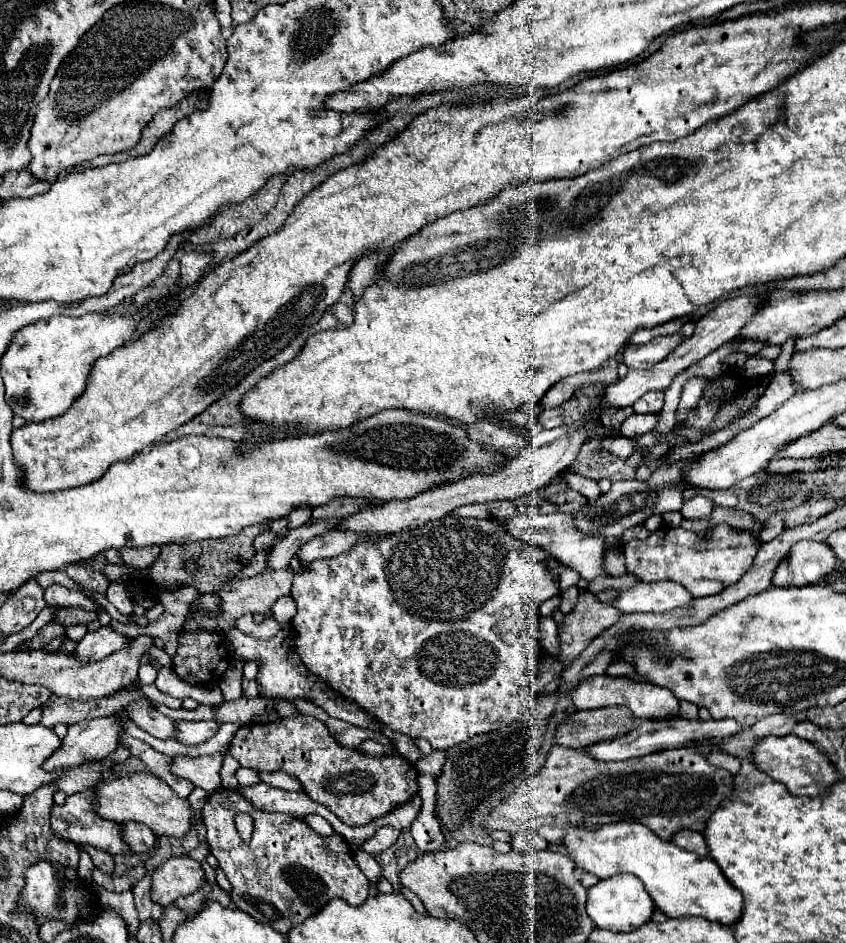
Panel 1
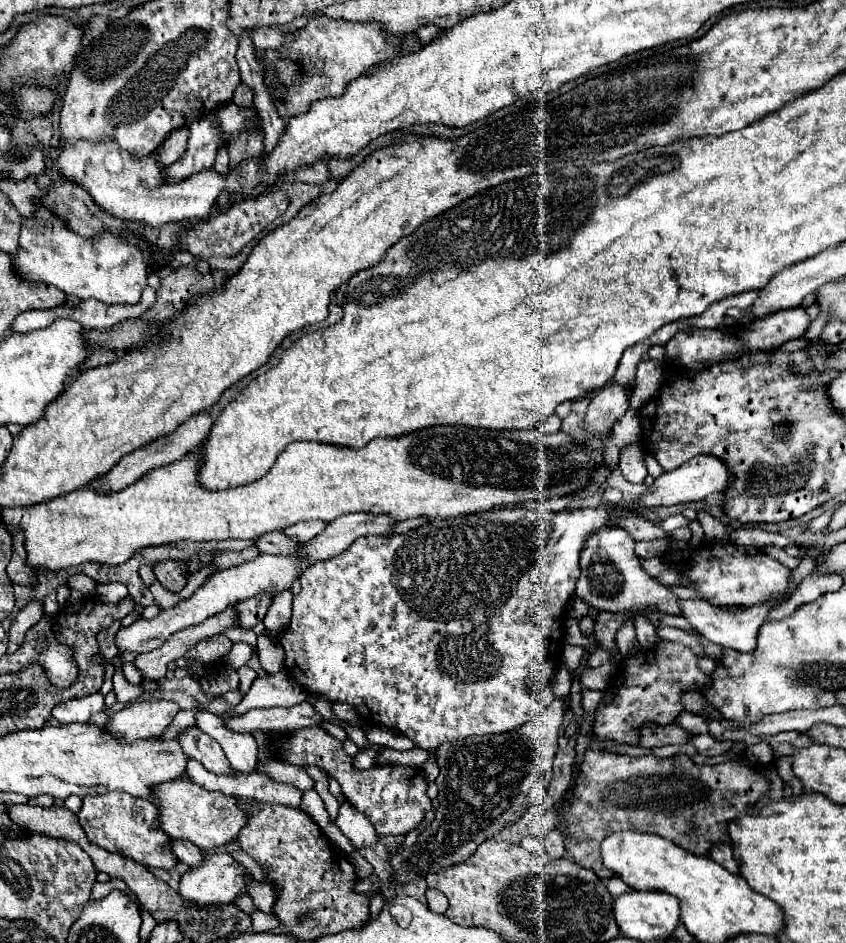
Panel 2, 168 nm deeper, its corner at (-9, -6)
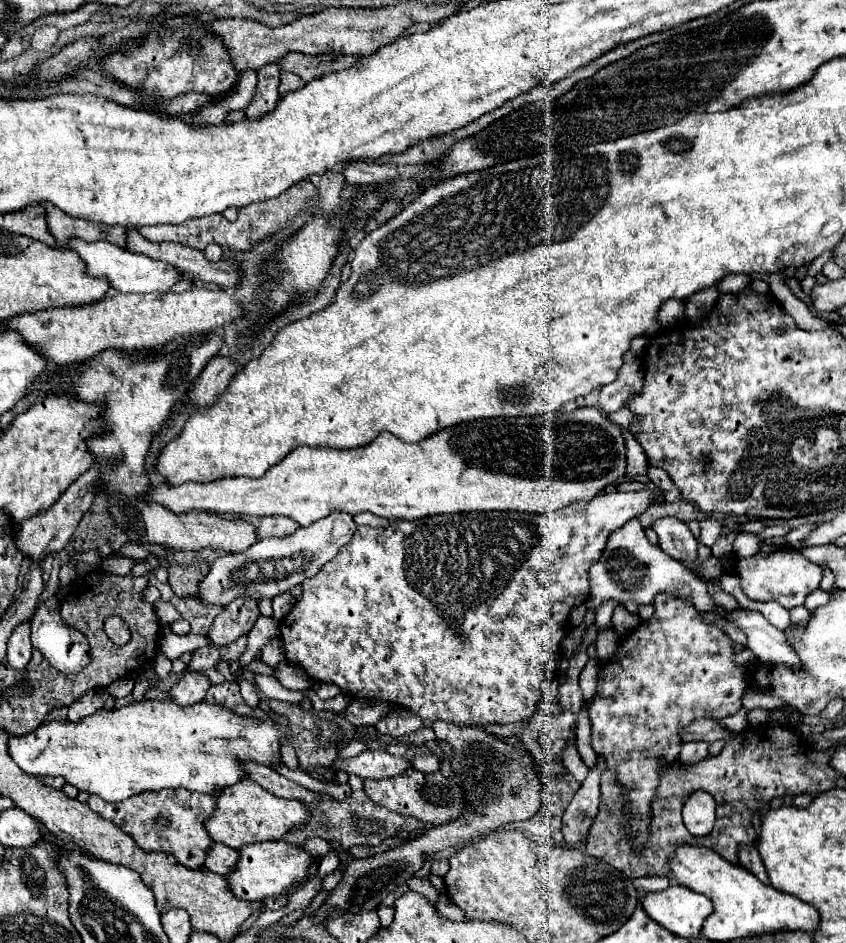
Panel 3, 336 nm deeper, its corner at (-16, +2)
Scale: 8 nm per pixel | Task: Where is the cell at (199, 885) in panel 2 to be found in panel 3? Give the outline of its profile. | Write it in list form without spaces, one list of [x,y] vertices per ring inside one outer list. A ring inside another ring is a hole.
[[[256,842],[238,848],[238,862],[226,874],[226,882],[230,892],[240,900],[262,900],[266,896],[284,894],[294,882],[300,882],[306,876],[308,866],[314,862],[312,856],[298,850],[294,844],[284,842]]]

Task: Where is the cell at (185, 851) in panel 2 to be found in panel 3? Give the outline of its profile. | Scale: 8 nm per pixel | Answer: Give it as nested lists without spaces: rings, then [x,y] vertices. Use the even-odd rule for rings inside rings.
[[[212,842],[210,850],[206,852],[204,868],[216,874],[226,874],[236,860],[238,860],[238,852],[234,848],[228,848],[226,844],[220,842]]]

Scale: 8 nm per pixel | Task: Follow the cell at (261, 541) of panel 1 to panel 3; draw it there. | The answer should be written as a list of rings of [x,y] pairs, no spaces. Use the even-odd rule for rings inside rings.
[[[198,562],[198,564],[172,564],[168,568],[168,584],[178,596],[196,596],[196,584],[208,574],[210,564]]]

